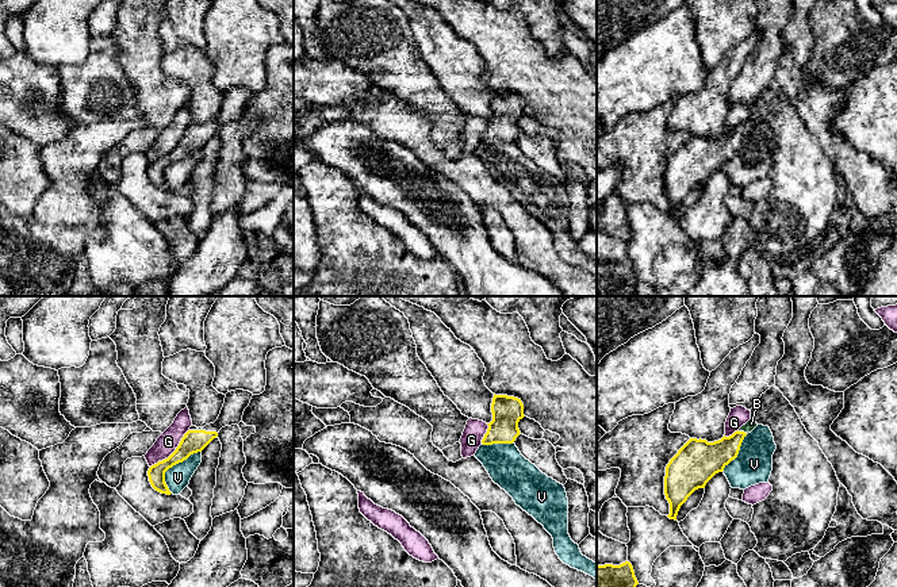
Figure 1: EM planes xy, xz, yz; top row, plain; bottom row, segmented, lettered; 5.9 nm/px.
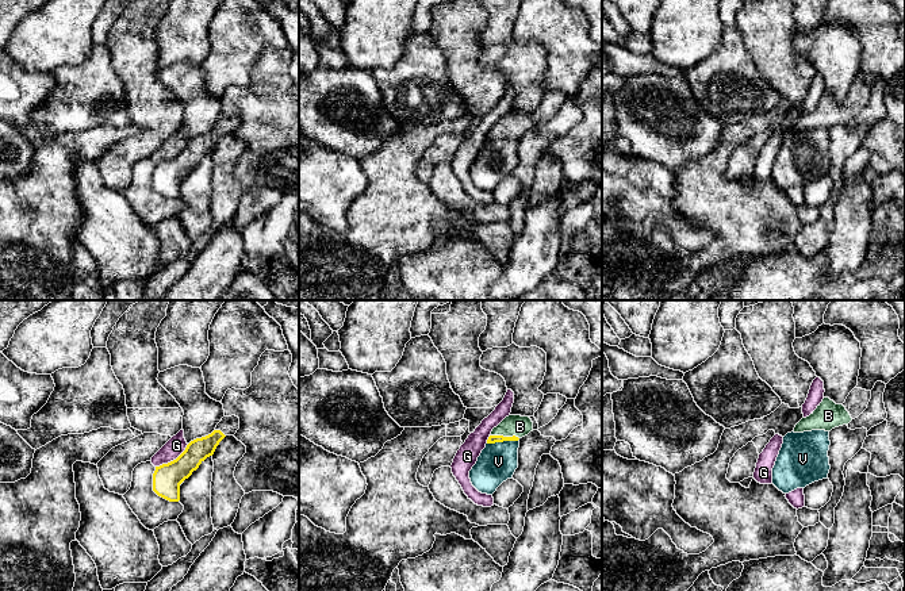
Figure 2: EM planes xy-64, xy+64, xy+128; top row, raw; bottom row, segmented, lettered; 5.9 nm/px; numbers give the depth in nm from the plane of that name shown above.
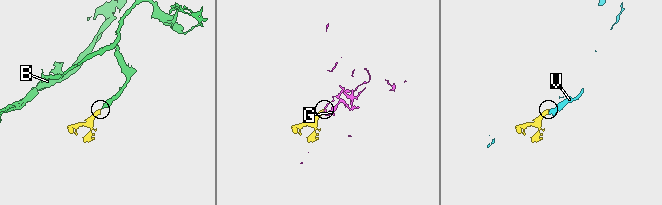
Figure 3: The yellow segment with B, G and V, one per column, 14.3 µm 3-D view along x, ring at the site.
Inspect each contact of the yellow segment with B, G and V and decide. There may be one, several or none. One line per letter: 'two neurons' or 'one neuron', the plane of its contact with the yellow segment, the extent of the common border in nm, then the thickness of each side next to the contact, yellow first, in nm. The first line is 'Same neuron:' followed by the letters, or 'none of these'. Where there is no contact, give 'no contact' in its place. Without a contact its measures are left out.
Same neuron: B
B: one neuron; contact in yz; length 70 nm; calibres 190 and 60 nm
G: two neurons; contact in xy; length 320 nm; calibres 140 and 120 nm
V: two neurons; contact in xy; length 320 nm; calibres 140 and 150 nm

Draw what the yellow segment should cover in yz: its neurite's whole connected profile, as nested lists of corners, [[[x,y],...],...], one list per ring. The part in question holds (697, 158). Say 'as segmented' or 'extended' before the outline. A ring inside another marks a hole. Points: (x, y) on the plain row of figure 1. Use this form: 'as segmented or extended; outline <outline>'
extended; outline [[[750,116],[737,128],[718,138],[690,135],[666,164],[664,192],[670,200],[670,216],[676,218],[681,203],[698,185],[737,154],[744,134],[758,120]]]

